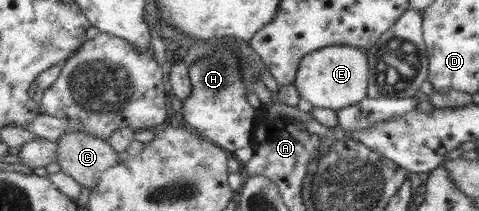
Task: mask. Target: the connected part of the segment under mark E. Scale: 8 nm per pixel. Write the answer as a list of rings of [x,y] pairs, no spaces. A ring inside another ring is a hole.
[[[350,45],[325,46],[301,59],[294,84],[298,94],[313,108],[336,110],[355,105],[366,96],[367,78],[366,55],[359,48]]]

